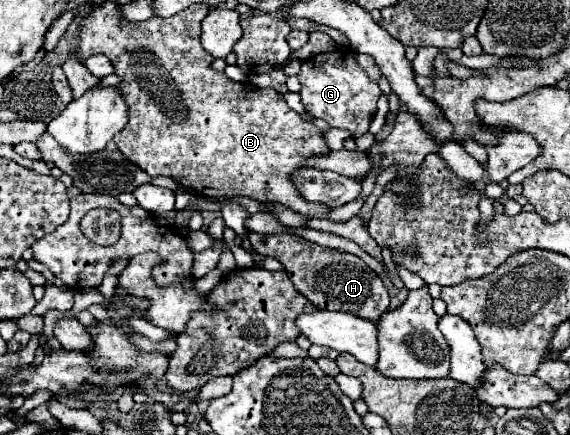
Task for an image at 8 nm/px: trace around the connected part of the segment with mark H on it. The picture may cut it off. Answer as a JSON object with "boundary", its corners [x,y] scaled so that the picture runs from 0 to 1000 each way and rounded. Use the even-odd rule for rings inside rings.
{"boundary":[[[435,536],[435,549],[449,582],[488,595],[498,609],[498,618],[512,632],[516,660],[558,710],[607,715],[635,733],[660,738],[684,701],[684,683],[670,641],[632,591],[618,582],[561,568],[516,536],[488,536],[470,545],[460,545],[453,536]]]}

